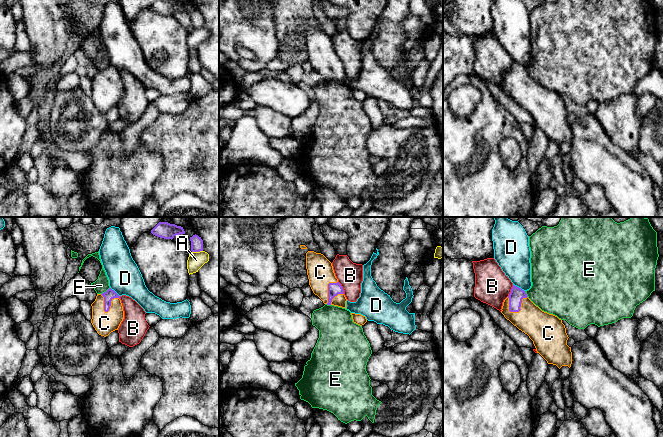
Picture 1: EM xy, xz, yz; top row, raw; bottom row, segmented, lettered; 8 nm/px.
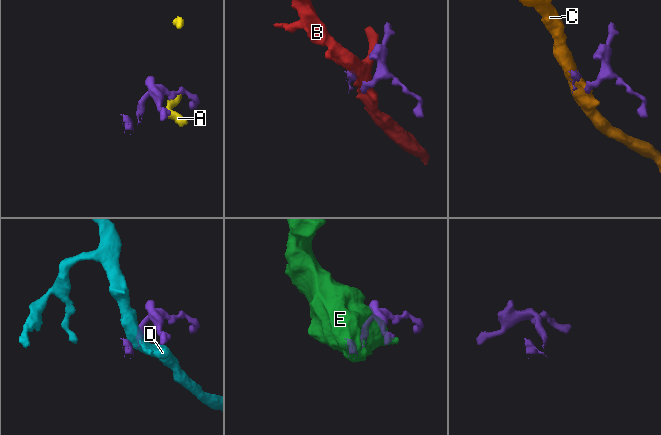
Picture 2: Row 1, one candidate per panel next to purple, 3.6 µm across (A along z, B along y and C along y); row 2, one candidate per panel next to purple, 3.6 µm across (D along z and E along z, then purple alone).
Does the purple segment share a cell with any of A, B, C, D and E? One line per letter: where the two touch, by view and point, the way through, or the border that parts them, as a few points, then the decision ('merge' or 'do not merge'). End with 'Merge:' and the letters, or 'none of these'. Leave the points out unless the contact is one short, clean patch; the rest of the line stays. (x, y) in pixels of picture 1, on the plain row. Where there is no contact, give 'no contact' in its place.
A: meets purple in xy at (197, 27); border along xy (202, 26), (192, 28); do not merge
B: meets purple in xz at (341, 63); border along xz (338, 57), (344, 69); do not merge
C: meets purple in yz at (519, 84); merge
D: meets purple in yz at (518, 63); border along yz (513, 60), (524, 67); do not merge
E: meets purple in xy at (106, 67); do not merge
Merge: C

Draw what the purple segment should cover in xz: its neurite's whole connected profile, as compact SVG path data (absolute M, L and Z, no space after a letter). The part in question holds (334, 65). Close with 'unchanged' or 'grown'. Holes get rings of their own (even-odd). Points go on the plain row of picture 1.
M306 29L306 45L309 61L324 80L346 85L344 66L335 52L332 39L321 29Z; grown

